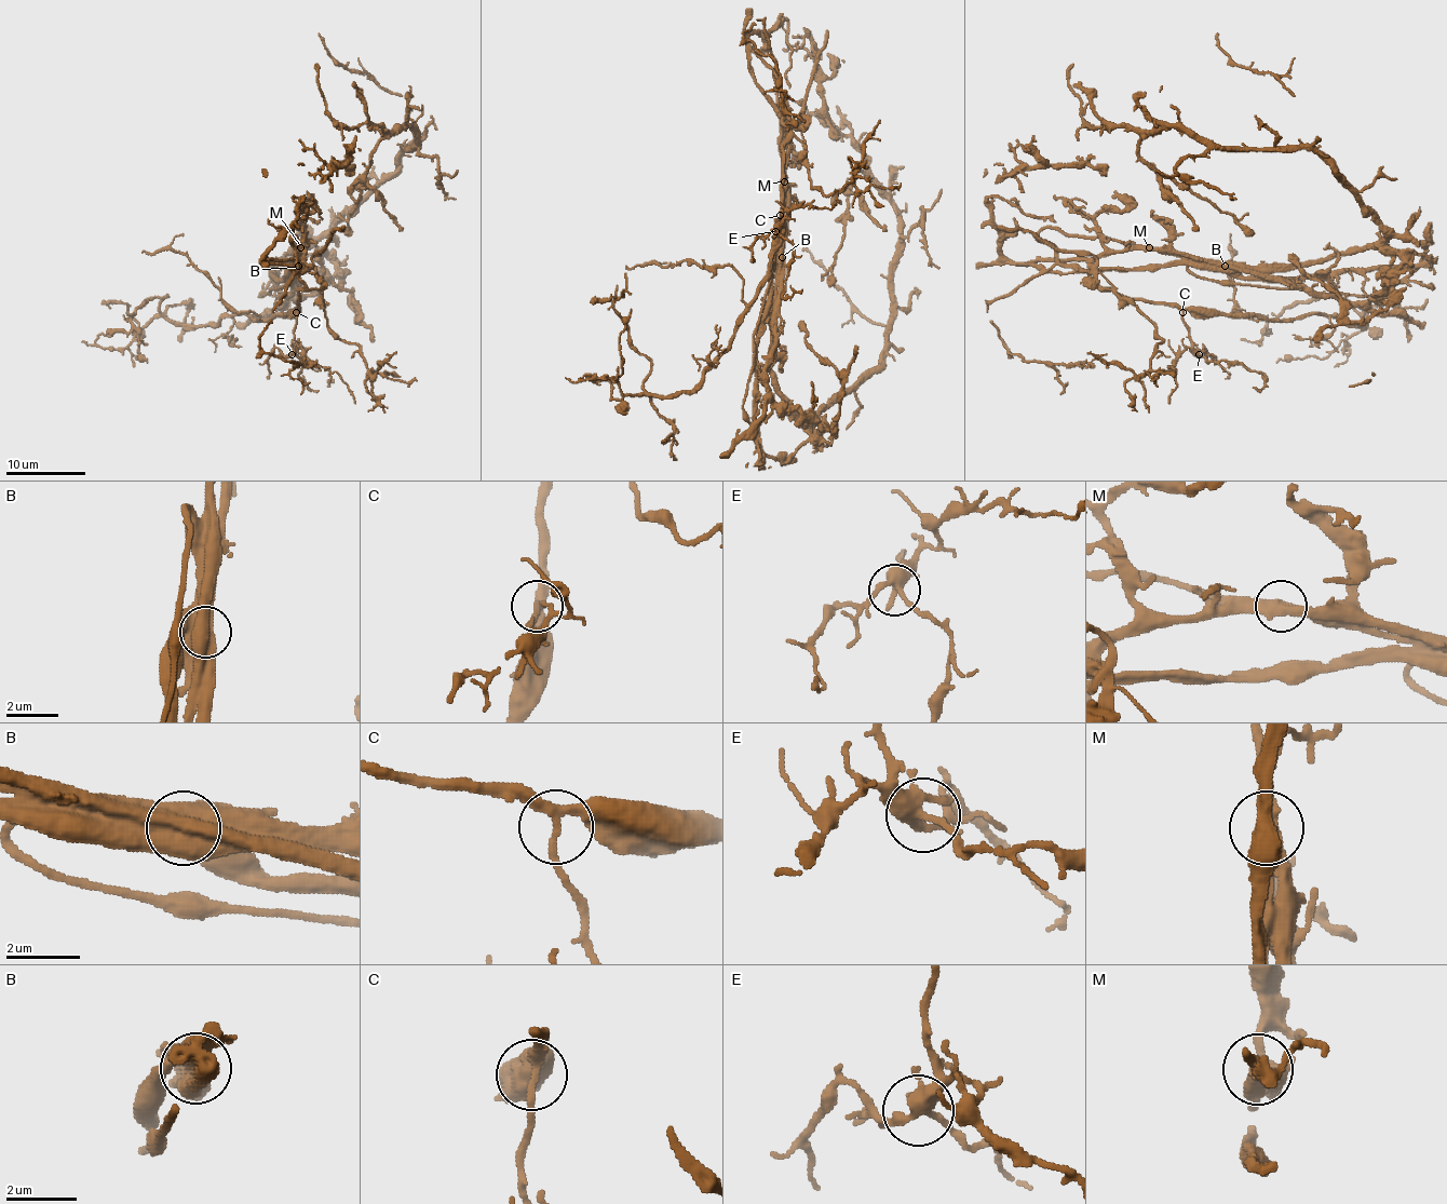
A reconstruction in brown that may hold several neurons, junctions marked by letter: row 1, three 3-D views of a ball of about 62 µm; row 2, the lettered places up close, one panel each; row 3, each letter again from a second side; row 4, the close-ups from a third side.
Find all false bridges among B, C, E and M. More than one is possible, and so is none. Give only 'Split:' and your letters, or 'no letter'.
Split: B, M

